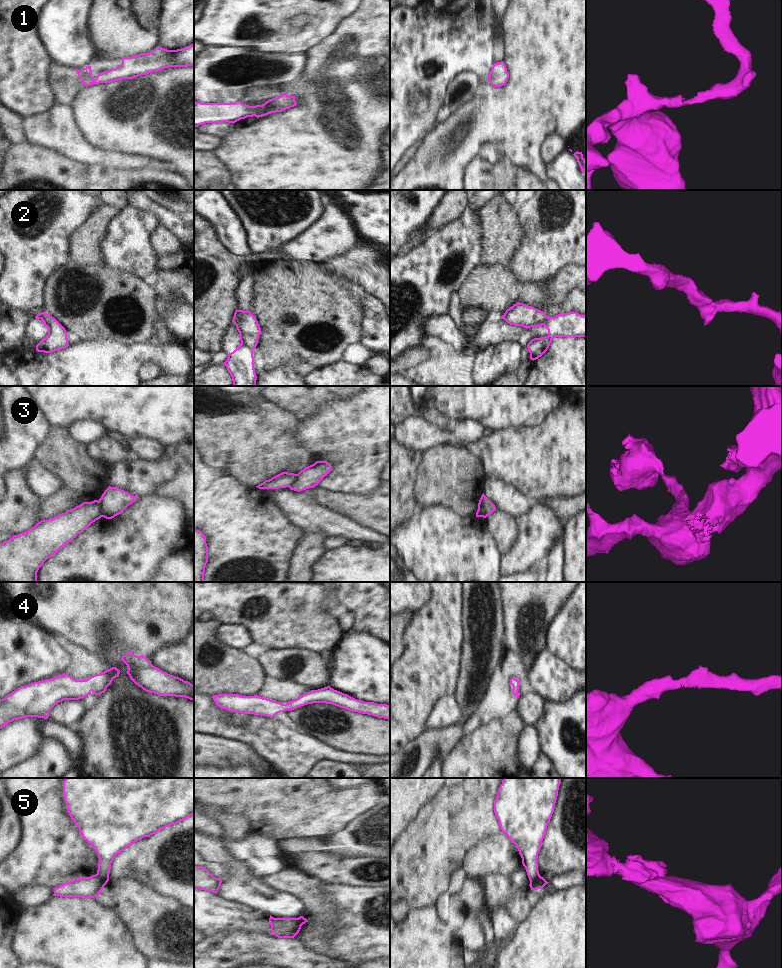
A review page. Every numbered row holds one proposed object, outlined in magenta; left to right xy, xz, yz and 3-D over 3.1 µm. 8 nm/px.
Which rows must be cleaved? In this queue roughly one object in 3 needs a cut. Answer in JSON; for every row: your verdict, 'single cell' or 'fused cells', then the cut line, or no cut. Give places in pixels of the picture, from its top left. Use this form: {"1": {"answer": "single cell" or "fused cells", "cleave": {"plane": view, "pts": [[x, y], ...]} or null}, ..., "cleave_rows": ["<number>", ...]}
{"1": {"answer": "single cell", "cleave": null}, "2": {"answer": "fused cells", "cleave": {"plane": "xz", "pts": [[240, 344], [252, 350]]}}, "3": {"answer": "fused cells", "cleave": {"plane": "xy", "pts": [[98, 501], [102, 516]]}}, "4": {"answer": "single cell", "cleave": null}, "5": {"answer": "fused cells", "cleave": {"plane": "xy", "pts": [[97, 873], [107, 881]]}}, "cleave_rows": ["2", "3", "5"]}

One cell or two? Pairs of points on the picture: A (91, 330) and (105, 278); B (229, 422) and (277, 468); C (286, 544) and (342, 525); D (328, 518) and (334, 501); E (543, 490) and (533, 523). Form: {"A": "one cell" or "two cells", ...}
{"A": "one cell", "B": "one cell", "C": "two cells", "D": "two cells", "E": "two cells"}

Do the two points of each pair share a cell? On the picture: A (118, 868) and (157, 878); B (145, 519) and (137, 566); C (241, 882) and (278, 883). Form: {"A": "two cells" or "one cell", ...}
{"A": "one cell", "B": "one cell", "C": "two cells"}

